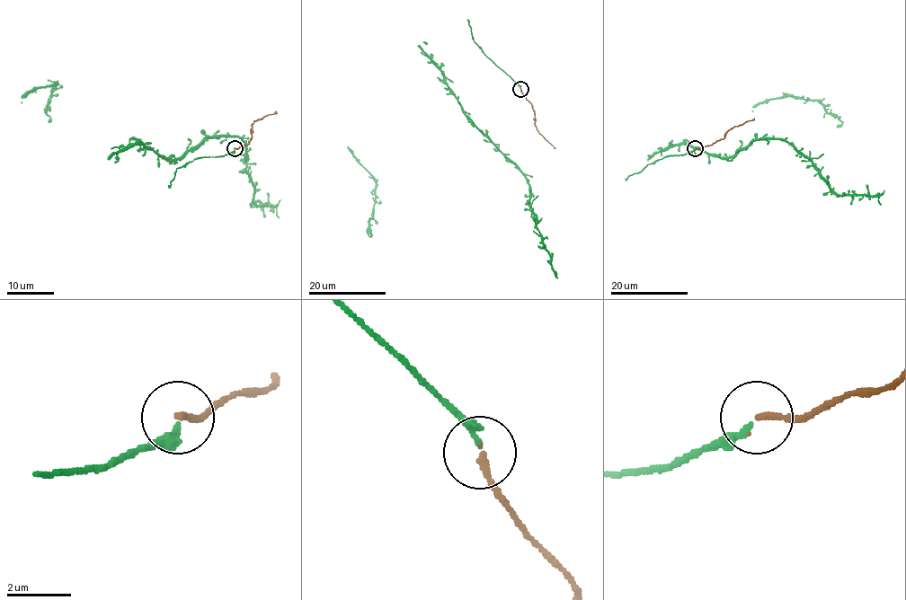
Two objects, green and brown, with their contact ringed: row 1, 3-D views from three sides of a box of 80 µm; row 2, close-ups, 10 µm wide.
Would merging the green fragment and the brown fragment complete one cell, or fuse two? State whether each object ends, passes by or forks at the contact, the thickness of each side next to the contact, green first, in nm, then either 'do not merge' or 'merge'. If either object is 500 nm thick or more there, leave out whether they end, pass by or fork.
green ends | brown ends | 190/200 nm | merge

